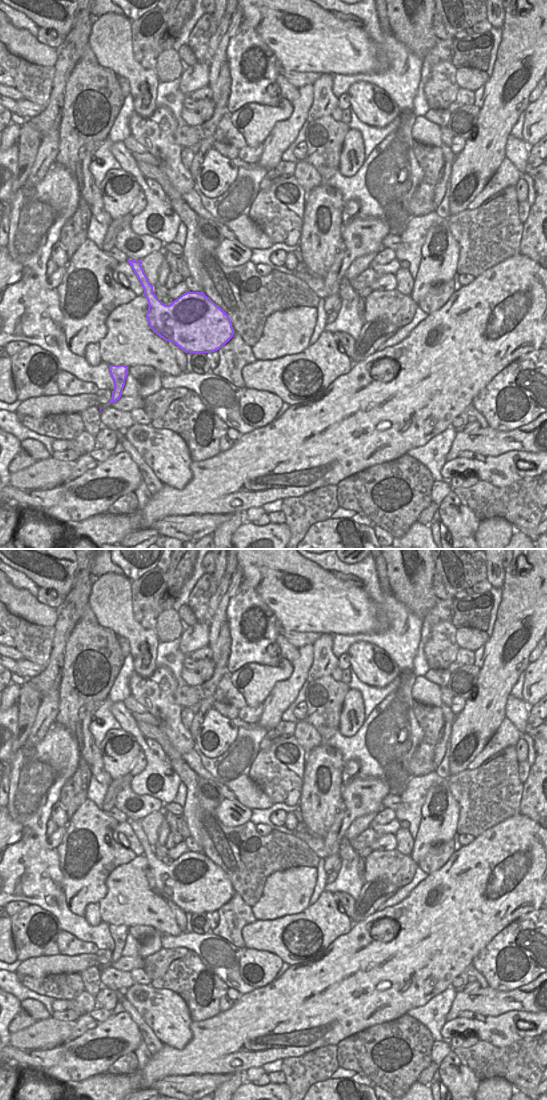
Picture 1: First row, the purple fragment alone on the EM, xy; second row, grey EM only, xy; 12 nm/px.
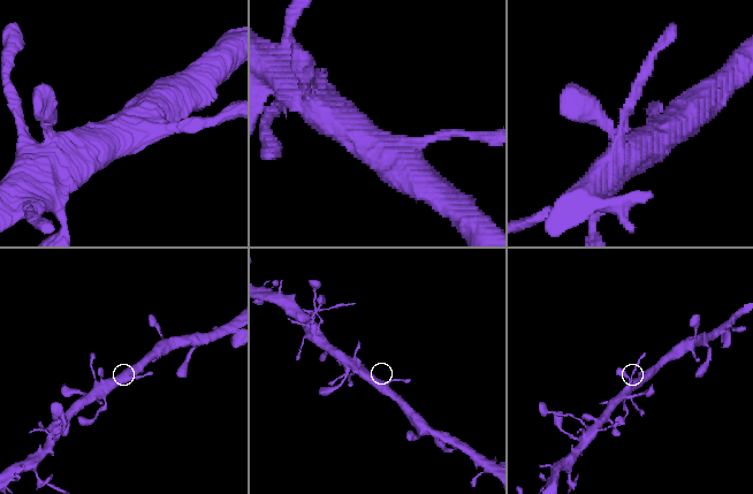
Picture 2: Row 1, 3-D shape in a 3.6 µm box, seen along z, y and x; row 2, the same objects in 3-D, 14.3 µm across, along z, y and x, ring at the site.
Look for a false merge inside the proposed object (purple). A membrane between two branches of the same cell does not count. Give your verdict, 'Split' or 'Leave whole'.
Leave whole

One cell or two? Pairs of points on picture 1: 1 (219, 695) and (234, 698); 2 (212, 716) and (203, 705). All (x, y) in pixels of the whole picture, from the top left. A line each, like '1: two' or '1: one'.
1: one
2: two

